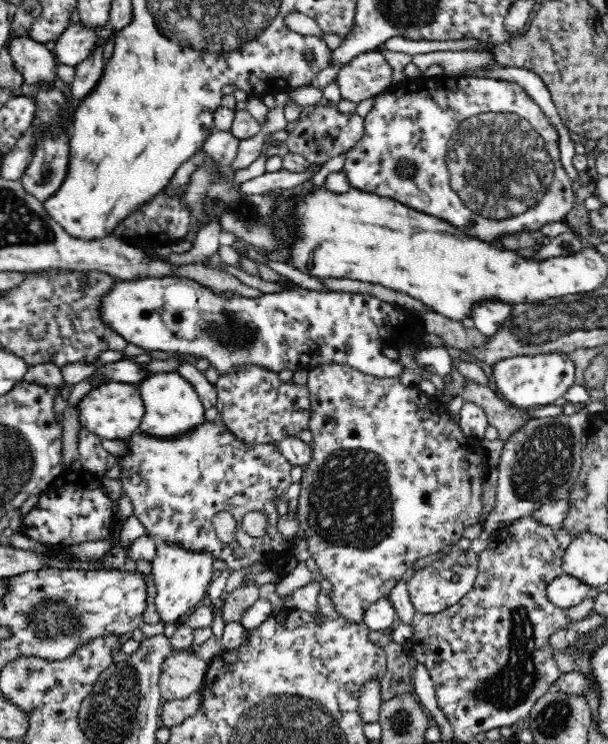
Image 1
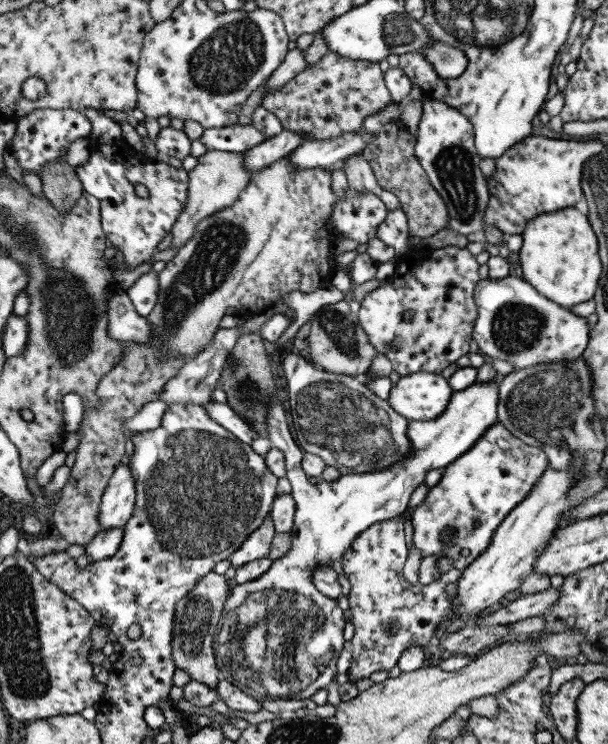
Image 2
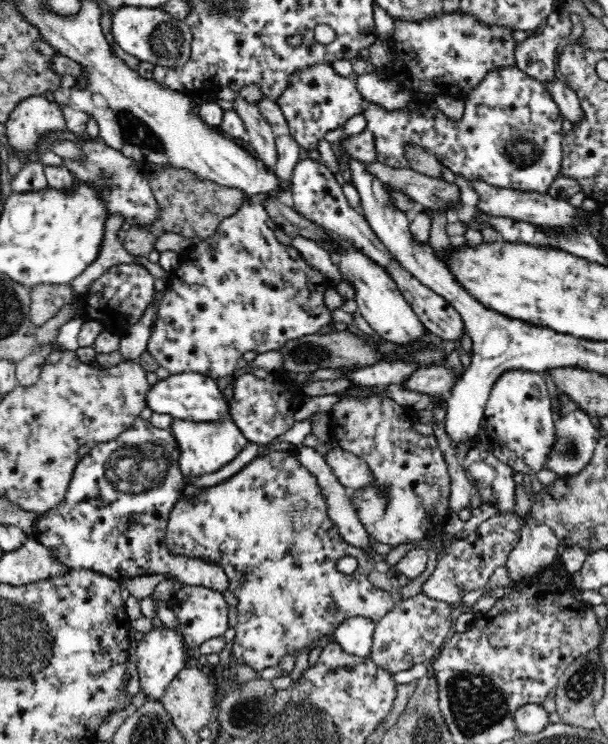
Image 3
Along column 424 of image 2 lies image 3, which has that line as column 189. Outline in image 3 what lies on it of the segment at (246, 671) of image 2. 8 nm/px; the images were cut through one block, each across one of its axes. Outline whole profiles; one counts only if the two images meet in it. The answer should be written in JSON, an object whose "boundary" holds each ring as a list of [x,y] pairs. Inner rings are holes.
{"boundary":[[[230,417],[212,422],[174,419],[170,431],[179,446],[179,467],[186,482],[190,476],[202,476],[216,472],[233,460],[249,442]]]}

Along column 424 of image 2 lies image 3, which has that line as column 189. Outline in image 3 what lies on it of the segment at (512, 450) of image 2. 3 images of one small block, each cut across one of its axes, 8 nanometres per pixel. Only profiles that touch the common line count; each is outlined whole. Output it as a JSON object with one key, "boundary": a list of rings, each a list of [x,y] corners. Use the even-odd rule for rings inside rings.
{"boundary":[[[286,446],[256,456],[232,477],[200,489],[193,497],[182,494],[168,518],[165,540],[173,556],[200,558],[221,566],[230,581],[228,591],[238,599],[232,622],[236,631],[232,642],[233,661],[228,668],[219,667],[219,676],[235,677],[237,664],[262,671],[278,665],[286,655],[296,658],[302,650],[312,653],[315,648],[312,644],[316,646],[318,638],[333,633],[346,619],[364,616],[377,623],[394,608],[391,594],[368,580],[377,558],[342,539],[338,527],[328,517],[328,506],[317,486],[316,476]],[[345,556],[352,556],[358,562],[352,574],[342,574],[336,568],[336,562]],[[330,604],[337,606],[333,614],[328,613]]]}

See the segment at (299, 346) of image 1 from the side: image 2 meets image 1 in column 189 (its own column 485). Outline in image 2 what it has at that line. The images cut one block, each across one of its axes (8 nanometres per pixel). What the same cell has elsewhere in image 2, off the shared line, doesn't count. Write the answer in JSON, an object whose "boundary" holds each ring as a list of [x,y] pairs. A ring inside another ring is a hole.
{"boundary":[[[508,275],[501,279],[480,279],[474,289],[474,302],[477,305],[477,319],[473,326],[472,338],[478,344],[478,352],[484,354],[488,360],[499,358],[513,362],[514,371],[520,371],[538,363],[574,360],[586,350],[589,341],[586,317],[576,316],[570,309],[538,294],[522,277]]]}

